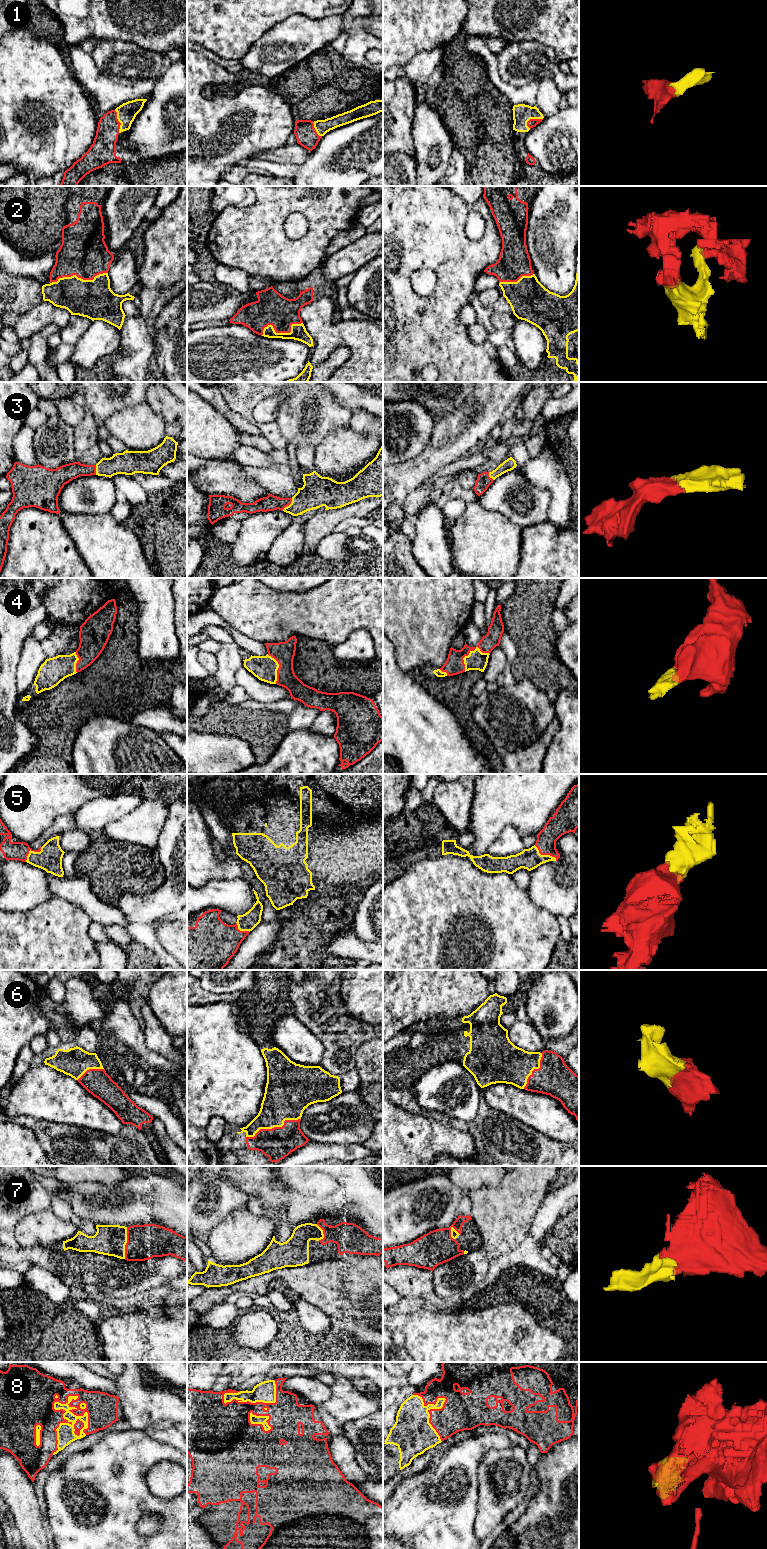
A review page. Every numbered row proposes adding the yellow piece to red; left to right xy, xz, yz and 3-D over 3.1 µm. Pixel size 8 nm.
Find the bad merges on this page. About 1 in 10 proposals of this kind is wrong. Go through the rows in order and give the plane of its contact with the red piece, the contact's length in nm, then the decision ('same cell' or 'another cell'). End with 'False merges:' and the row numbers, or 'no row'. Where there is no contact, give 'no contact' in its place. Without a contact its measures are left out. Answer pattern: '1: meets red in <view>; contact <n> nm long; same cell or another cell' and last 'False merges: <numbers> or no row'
1: meets red in xy; contact 190 nm long; same cell
2: meets red in xy; contact 480 nm long; same cell
3: meets red in xz; contact 130 nm long; same cell
4: meets red in yz; contact 260 nm long; same cell
5: meets red in yz; contact 220 nm long; same cell
6: meets red in xz; contact 460 nm long; same cell
7: meets red in xy; contact 260 nm long; same cell
8: meets red in xy; contact 500 nm long; same cell
False merges: no row

